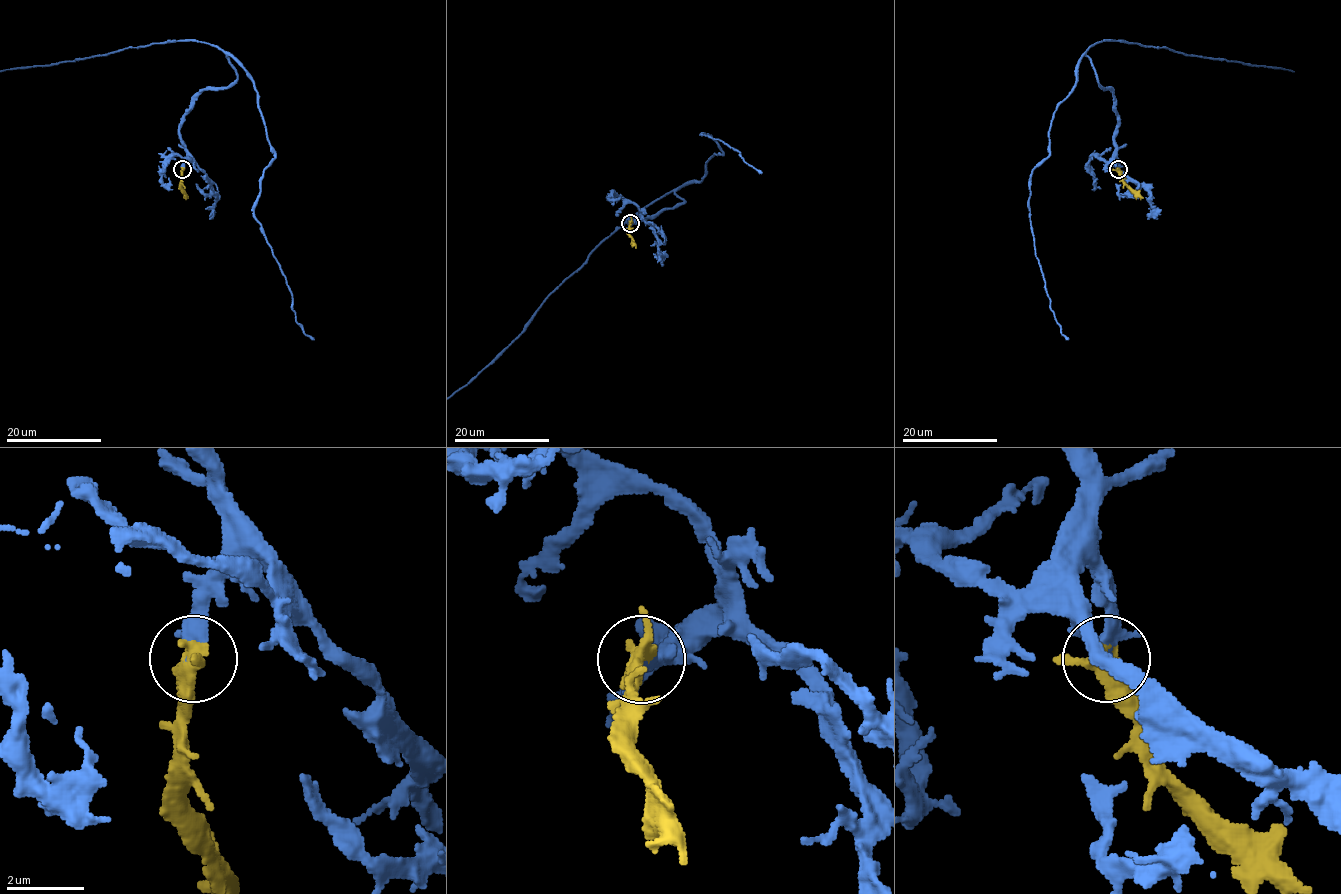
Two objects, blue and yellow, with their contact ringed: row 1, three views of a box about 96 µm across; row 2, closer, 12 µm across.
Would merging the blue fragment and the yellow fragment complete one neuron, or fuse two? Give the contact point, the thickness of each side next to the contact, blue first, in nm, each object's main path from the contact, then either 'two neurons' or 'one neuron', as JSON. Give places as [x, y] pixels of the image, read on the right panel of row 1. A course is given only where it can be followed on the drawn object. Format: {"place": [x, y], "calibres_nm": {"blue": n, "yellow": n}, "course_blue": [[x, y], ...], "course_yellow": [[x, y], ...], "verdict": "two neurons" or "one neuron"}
{"place": [1118, 169], "calibres_nm": {"blue": 280, "yellow": 380}, "course_yellow": [[1118, 170], [1119, 176], [1143, 198]], "verdict": "one neuron"}

